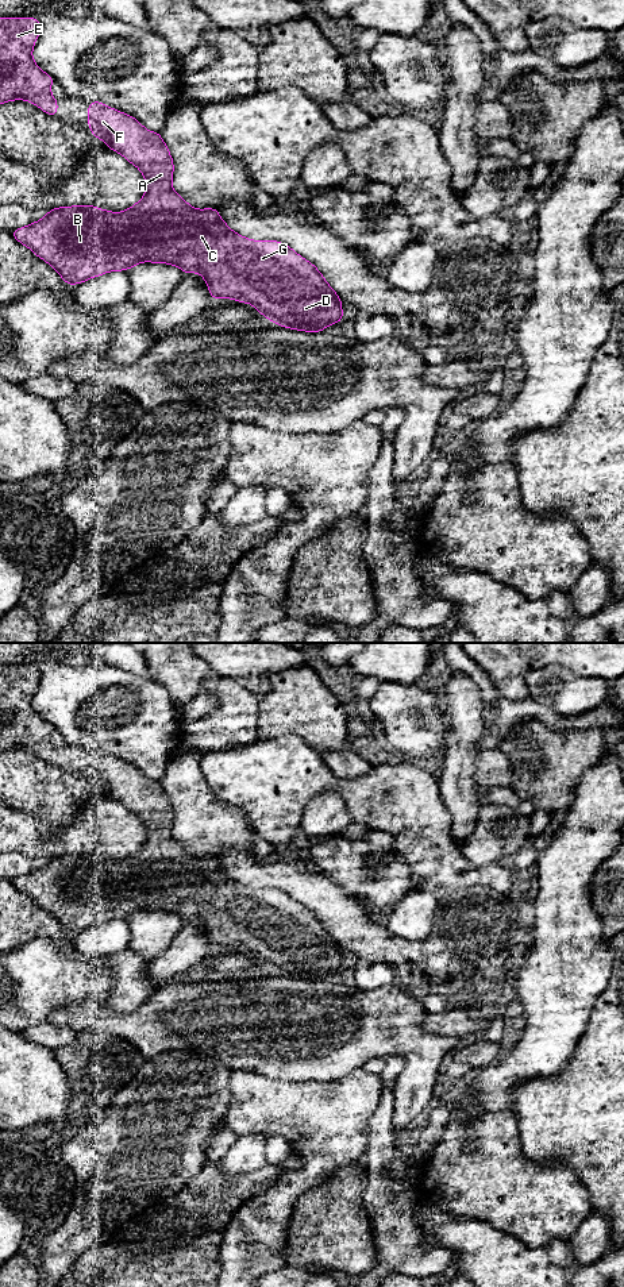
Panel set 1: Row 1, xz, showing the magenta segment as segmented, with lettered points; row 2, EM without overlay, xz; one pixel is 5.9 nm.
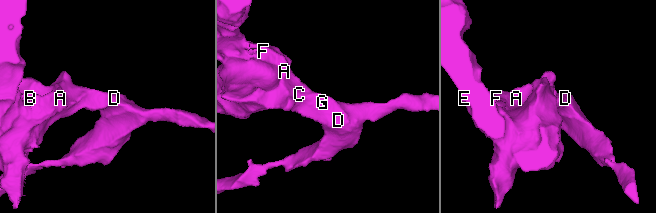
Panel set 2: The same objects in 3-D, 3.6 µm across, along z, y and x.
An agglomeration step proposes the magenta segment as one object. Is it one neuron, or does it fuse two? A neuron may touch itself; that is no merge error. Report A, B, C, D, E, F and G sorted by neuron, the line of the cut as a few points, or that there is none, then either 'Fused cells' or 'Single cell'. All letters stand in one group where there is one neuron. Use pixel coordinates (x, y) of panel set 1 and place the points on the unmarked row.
Groups: A B C D E F G. No split. Single cell

